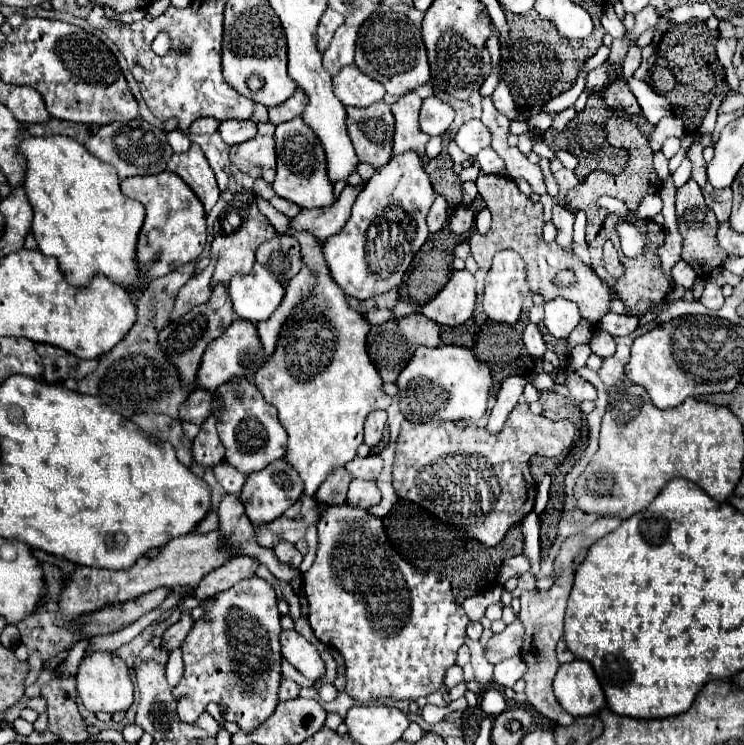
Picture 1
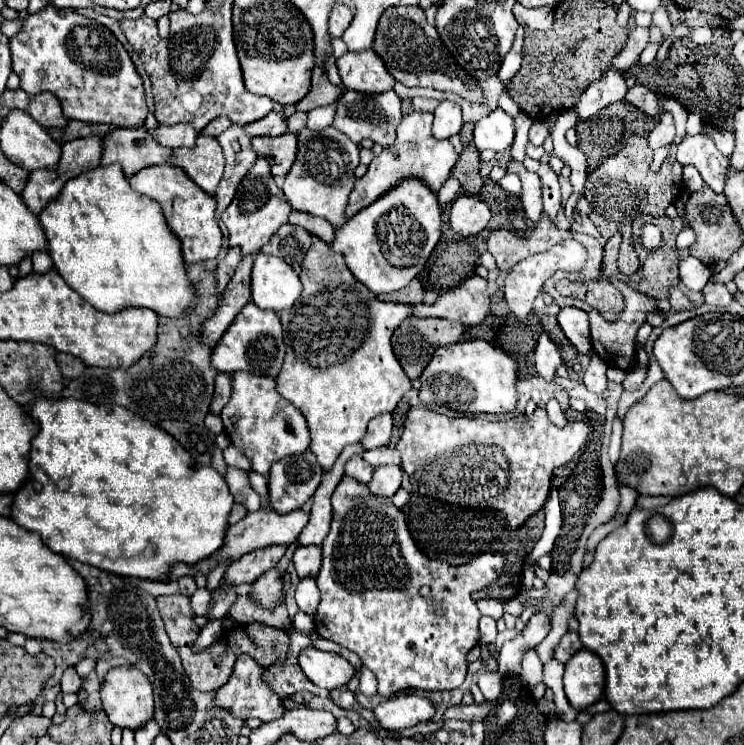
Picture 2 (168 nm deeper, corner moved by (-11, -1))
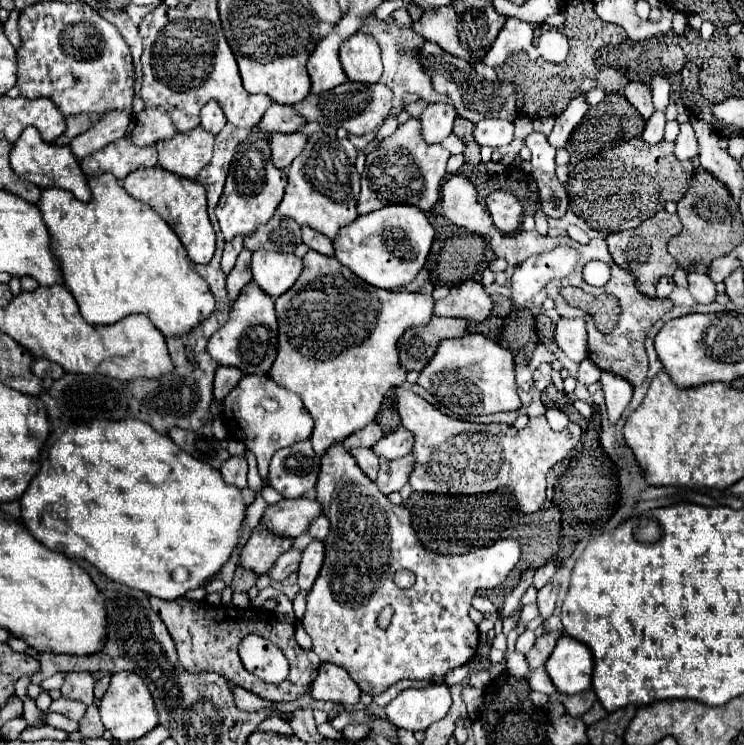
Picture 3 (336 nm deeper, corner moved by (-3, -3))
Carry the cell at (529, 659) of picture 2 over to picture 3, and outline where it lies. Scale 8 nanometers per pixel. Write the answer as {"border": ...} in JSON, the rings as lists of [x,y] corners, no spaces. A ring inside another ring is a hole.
{"border":[[[526,629],[518,639],[516,639],[516,649],[520,651],[520,653],[528,653],[530,651],[530,647],[534,645],[534,641],[536,641],[536,635],[534,635],[534,631],[530,631],[530,629]]]}

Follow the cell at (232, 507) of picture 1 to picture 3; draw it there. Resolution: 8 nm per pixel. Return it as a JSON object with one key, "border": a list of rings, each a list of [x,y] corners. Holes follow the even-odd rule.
{"border":[[[230,457],[222,469],[220,469],[222,477],[226,483],[236,485],[238,489],[246,487],[246,473],[248,473],[248,461],[246,457]]]}

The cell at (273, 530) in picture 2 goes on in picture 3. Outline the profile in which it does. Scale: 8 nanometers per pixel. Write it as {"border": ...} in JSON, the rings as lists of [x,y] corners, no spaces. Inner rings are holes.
{"border":[[[282,499],[264,511],[262,523],[278,537],[298,537],[308,531],[312,519],[322,515],[322,507],[316,499]]]}

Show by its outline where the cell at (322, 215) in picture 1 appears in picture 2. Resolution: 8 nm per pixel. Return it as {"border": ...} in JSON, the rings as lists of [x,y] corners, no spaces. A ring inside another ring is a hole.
{"border":[[[414,109],[414,111],[410,111],[408,115],[402,117],[402,123],[398,125],[398,133],[396,133],[398,137],[396,137],[394,145],[386,147],[378,157],[374,157],[372,163],[368,165],[366,175],[356,179],[354,191],[352,191],[350,201],[346,205],[346,211],[344,211],[346,219],[356,215],[360,209],[368,207],[382,193],[386,193],[392,185],[396,185],[402,177],[420,177],[430,185],[430,189],[434,193],[438,193],[442,183],[450,177],[450,169],[456,165],[458,153],[454,151],[450,141],[436,139],[430,131],[430,125],[432,125],[432,113],[430,111],[416,111]]]}

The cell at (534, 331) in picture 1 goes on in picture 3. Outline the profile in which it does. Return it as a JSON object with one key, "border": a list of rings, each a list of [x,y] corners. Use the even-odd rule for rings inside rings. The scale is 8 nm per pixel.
{"border":[[[542,363],[542,365],[534,371],[534,387],[536,387],[538,391],[544,391],[544,389],[552,383],[550,373],[552,373],[552,365],[550,365],[550,363]]]}

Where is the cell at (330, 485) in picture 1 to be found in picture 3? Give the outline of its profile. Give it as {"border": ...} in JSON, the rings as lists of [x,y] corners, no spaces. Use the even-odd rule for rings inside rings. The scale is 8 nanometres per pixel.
{"border":[[[358,447],[358,449],[352,449],[350,451],[354,455],[354,459],[358,461],[360,469],[372,479],[376,481],[376,475],[378,475],[378,467],[380,467],[380,459],[378,455],[372,451],[372,449],[364,449],[364,447]]]}

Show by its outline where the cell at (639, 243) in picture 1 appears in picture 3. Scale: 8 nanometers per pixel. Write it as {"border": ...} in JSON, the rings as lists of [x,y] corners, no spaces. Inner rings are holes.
{"border":[[[682,123],[680,125],[680,133],[676,137],[676,157],[680,161],[690,159],[694,161],[694,157],[698,155],[698,143],[696,143],[696,135],[692,131],[690,123]]]}

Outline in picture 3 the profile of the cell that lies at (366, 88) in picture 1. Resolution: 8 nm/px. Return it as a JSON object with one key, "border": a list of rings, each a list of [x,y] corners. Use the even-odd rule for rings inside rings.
{"border":[[[354,33],[340,47],[340,63],[350,81],[376,83],[382,75],[380,47],[372,35]]]}

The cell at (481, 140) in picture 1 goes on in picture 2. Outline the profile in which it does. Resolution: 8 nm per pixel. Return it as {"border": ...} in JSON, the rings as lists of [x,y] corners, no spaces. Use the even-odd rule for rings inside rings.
{"border":[[[499,106],[490,115],[480,119],[474,127],[474,143],[478,151],[484,149],[504,151],[512,145],[512,139],[514,139],[514,121]]]}

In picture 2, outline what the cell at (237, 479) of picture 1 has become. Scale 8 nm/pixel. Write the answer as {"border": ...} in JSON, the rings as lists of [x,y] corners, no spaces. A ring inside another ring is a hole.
{"border":[[[248,471],[248,479],[252,481],[252,489],[266,501],[268,499],[268,479],[256,471]]]}

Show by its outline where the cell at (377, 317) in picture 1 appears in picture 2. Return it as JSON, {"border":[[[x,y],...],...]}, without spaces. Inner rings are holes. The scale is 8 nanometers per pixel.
{"border":[[[472,275],[456,289],[450,289],[438,297],[432,305],[412,305],[414,317],[440,317],[458,321],[466,327],[480,325],[490,311],[490,297],[486,291],[486,279]]]}

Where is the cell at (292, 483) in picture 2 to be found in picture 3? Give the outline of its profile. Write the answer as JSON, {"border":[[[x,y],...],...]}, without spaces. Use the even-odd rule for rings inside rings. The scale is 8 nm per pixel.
{"border":[[[310,441],[294,443],[292,447],[276,451],[270,463],[268,483],[286,499],[302,497],[316,485],[320,471],[320,457],[312,451]]]}

